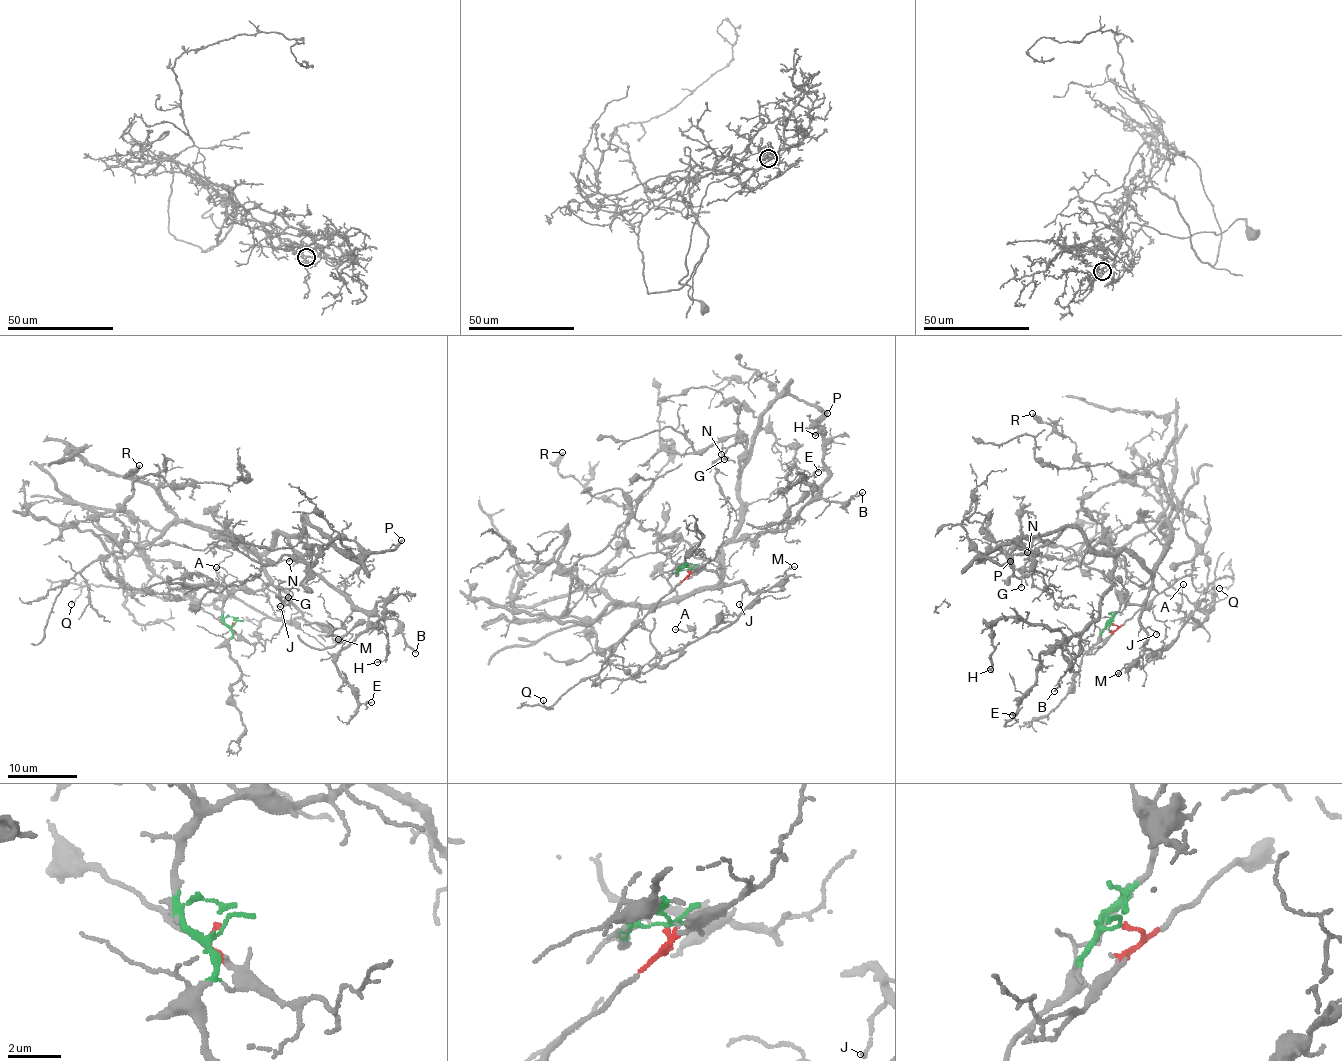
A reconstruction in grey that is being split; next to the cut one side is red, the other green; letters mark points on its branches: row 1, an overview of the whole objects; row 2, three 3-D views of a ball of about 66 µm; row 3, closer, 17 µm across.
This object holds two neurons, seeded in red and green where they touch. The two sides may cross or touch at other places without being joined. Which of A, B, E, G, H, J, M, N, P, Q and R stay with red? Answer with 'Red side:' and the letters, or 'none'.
Red side: Q

